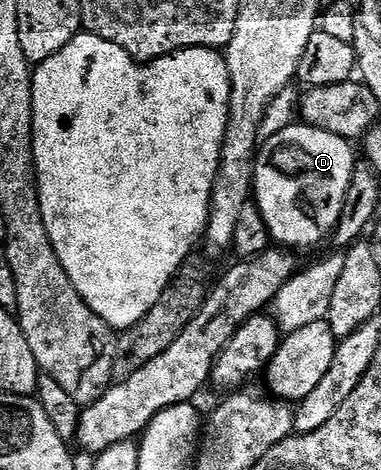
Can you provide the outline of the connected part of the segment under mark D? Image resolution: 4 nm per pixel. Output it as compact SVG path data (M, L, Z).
M307 125L287 127L282 129L282 133L263 140L256 156L256 168L252 178L254 202L271 238L281 248L316 247L327 235L329 238L335 232L358 162L358 155L352 152L352 147L349 140Z

